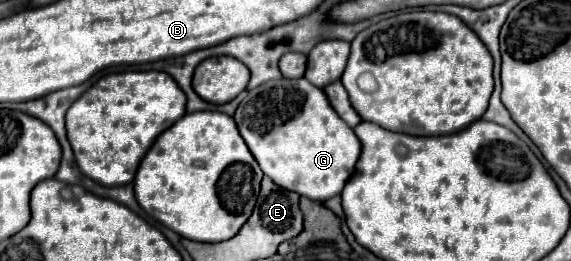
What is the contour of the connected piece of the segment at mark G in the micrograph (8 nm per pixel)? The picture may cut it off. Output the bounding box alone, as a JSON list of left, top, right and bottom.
[235,80,361,202]

